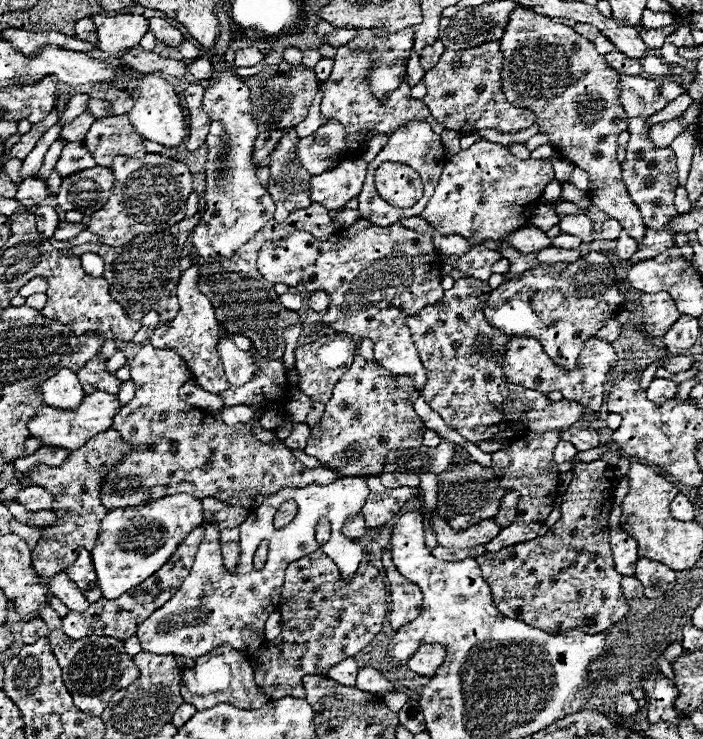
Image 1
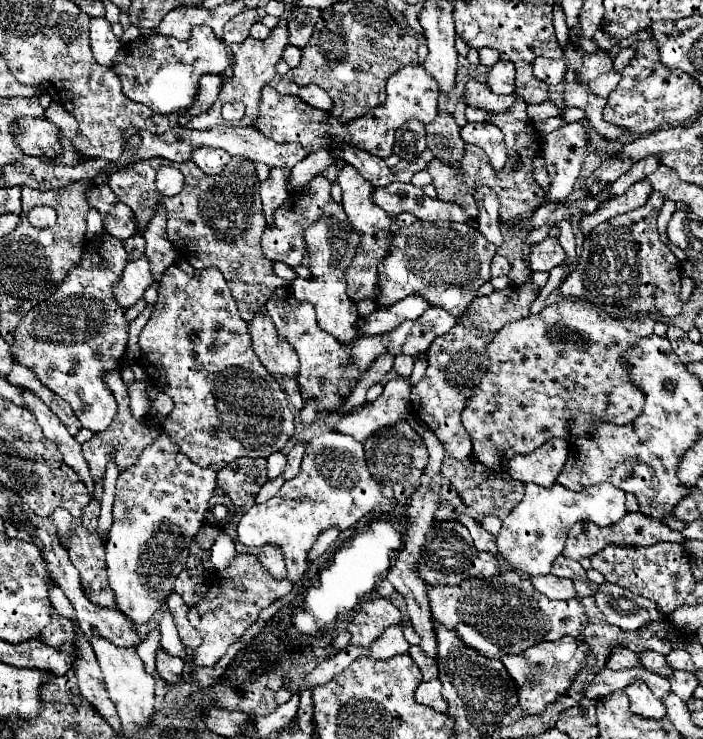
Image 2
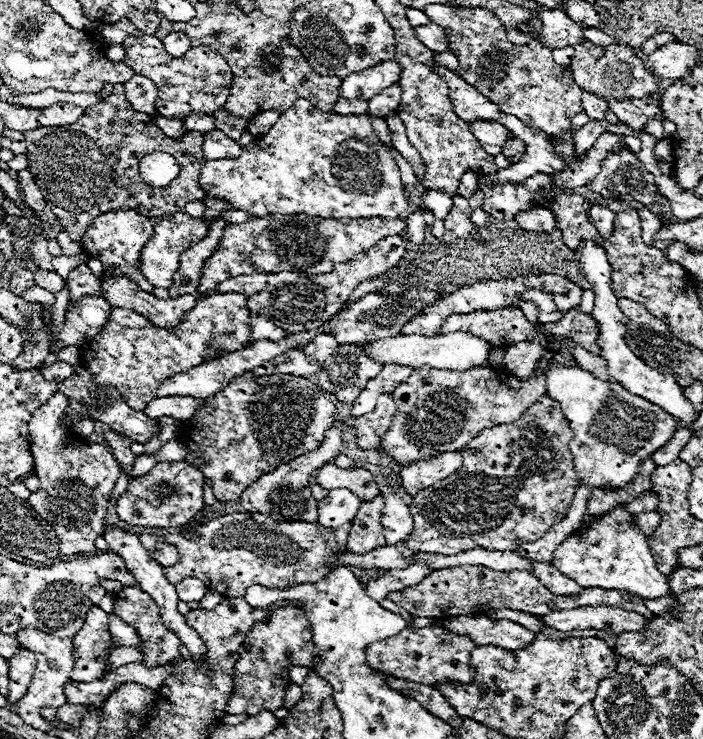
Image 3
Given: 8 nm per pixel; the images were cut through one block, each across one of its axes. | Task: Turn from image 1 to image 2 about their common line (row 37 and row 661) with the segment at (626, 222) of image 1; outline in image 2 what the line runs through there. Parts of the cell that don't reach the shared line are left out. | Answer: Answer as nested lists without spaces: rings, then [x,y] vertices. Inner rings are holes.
[[[566,636],[566,638],[560,638],[558,642],[536,644],[520,654],[502,656],[502,662],[504,662],[508,674],[514,678],[514,682],[518,686],[520,706],[528,714],[542,714],[546,704],[550,704],[558,694],[562,694],[570,686],[572,676],[584,666],[586,652],[588,652],[588,648],[582,640]]]

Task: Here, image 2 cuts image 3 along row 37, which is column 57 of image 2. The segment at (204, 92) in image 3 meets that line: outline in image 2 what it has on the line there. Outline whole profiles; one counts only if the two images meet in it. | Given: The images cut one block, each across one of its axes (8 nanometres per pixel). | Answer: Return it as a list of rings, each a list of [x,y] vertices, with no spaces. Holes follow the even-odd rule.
[[[20,118],[16,120],[22,128],[24,134],[16,136],[16,144],[22,148],[24,154],[28,156],[58,156],[60,154],[60,144],[58,144],[58,128],[48,122],[46,118]]]

